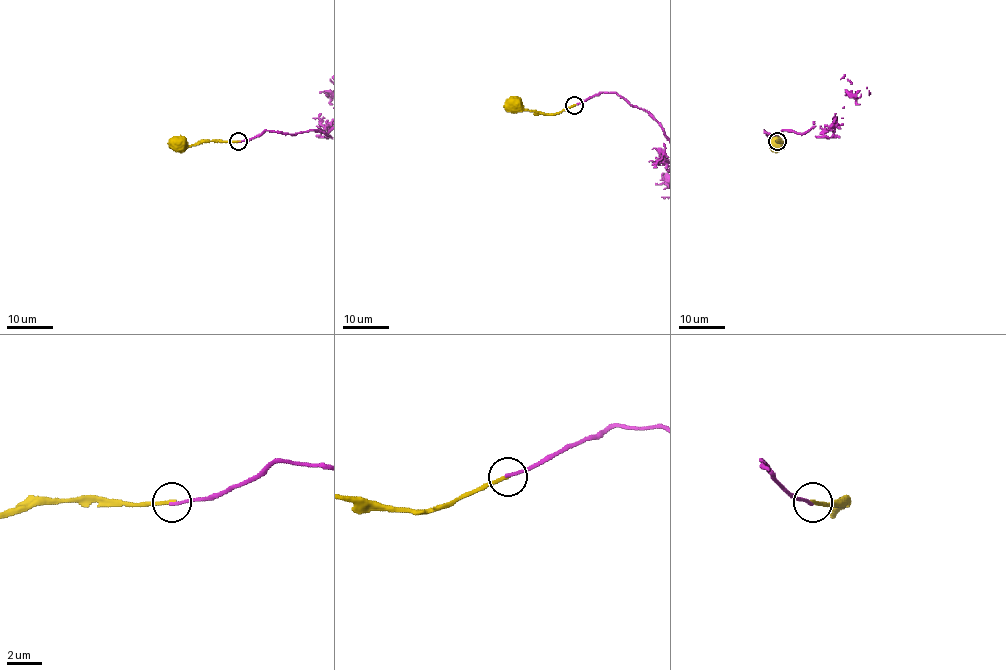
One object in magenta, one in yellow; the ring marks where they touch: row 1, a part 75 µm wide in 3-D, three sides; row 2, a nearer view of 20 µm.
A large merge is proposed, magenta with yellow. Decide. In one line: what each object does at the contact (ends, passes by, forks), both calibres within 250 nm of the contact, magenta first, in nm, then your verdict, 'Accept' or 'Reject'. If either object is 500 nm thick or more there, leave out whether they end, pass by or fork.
At the ring magenta ends. At the ring yellow ends. Thickness 180 nm (magenta) against 200 nm. Reject

